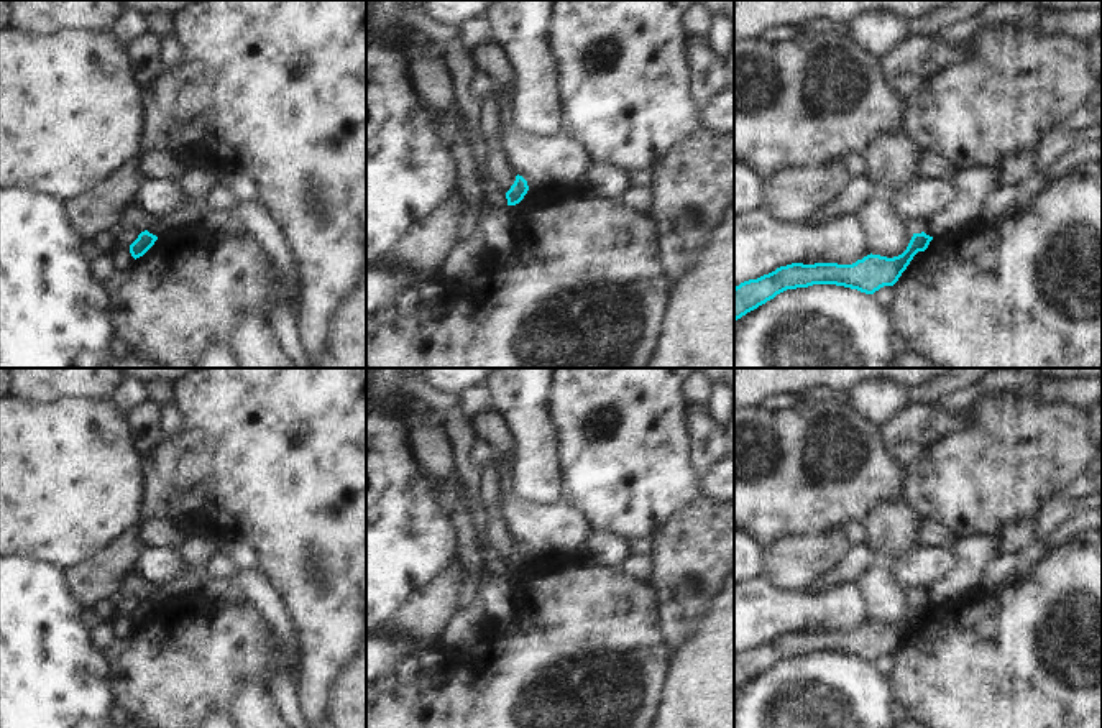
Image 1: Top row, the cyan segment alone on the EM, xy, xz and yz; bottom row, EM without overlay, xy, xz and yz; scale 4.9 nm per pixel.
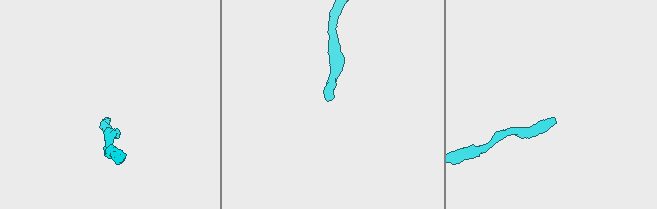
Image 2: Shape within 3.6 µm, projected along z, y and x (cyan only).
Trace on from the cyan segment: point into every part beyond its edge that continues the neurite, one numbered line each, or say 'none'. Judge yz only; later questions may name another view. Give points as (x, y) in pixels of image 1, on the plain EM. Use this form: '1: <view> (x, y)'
none

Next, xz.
none

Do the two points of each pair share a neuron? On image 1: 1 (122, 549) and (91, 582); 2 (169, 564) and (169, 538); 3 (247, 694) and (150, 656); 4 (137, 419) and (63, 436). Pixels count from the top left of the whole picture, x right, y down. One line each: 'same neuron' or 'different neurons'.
1: same neuron
2: different neurons
3: different neurons
4: different neurons

